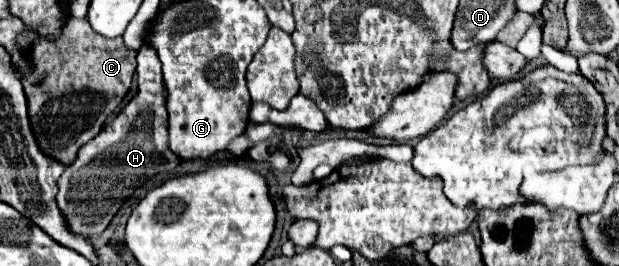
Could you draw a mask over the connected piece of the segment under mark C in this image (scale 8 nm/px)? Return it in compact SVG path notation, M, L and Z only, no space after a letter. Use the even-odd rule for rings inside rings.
M68 18L54 40L46 36L34 40L32 70L22 76L22 86L28 98L30 126L40 150L62 166L72 164L76 152L118 110L130 90L134 72L136 52L126 50L122 38L110 40L94 32L86 18Z

